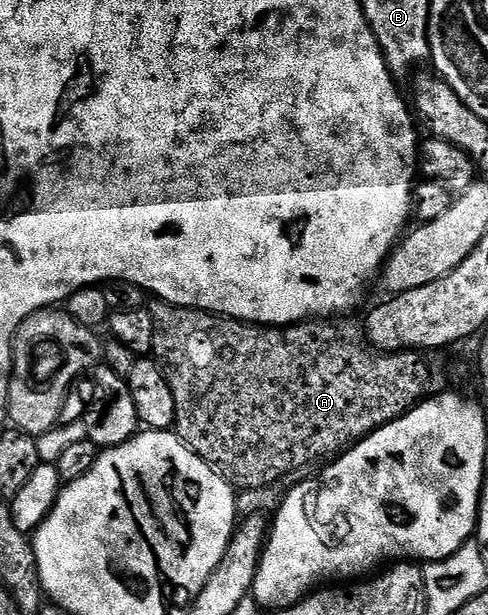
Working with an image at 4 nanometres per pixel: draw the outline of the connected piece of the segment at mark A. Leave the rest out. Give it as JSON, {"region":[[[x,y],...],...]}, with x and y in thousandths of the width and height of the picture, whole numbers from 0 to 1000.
{"region":[[[318,486],[311,494],[305,504],[314,515],[314,582],[338,607],[338,620],[346,620],[346,633],[355,633],[359,660],[355,699],[395,738],[416,745],[457,780],[484,795],[500,792],[506,798],[531,798],[537,792],[547,792],[553,785],[564,785],[570,779],[617,764],[627,753],[637,753],[660,740],[684,741],[701,735],[705,728],[742,714],[744,709],[832,675],[879,636],[883,607],[877,585],[861,572],[770,571],[754,558],[746,533],[738,527],[734,532],[732,527],[717,525],[711,520],[717,517],[711,515],[697,517],[695,527],[662,515],[645,515],[635,522],[598,525],[586,532],[549,532],[535,525],[502,525],[496,519],[467,519],[463,512],[443,512],[428,506],[404,506],[395,499],[365,499],[334,486]]]}

